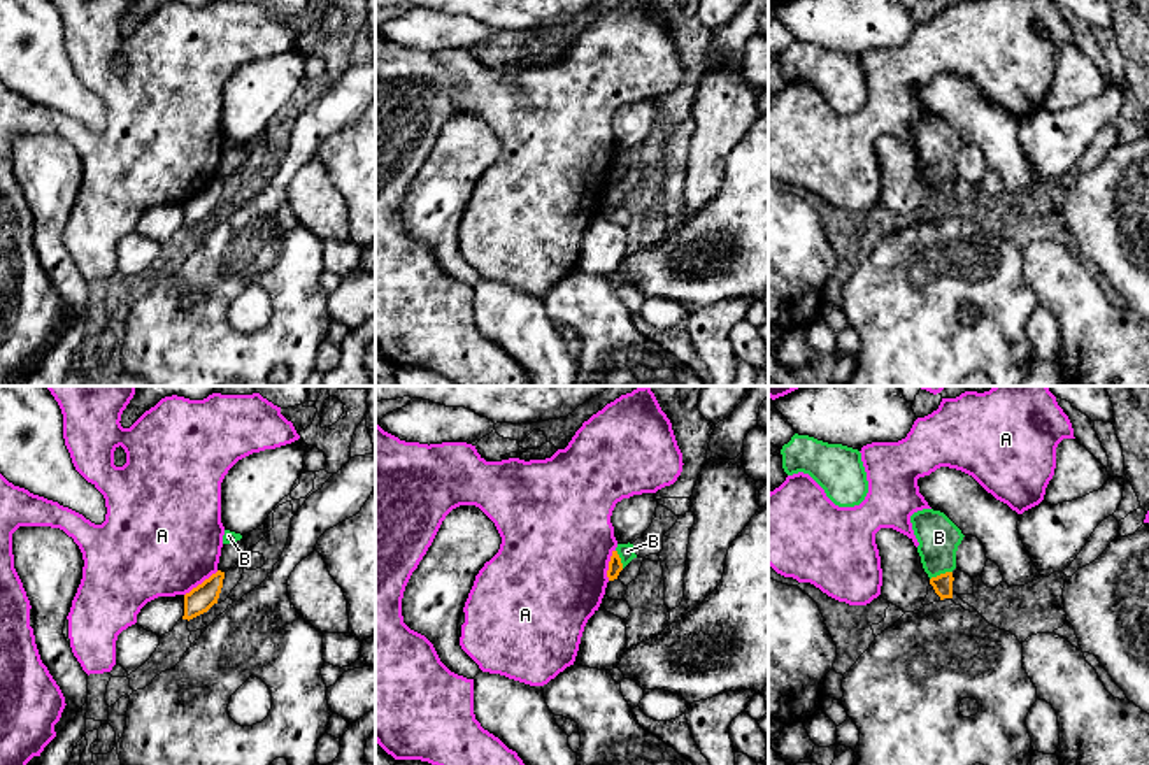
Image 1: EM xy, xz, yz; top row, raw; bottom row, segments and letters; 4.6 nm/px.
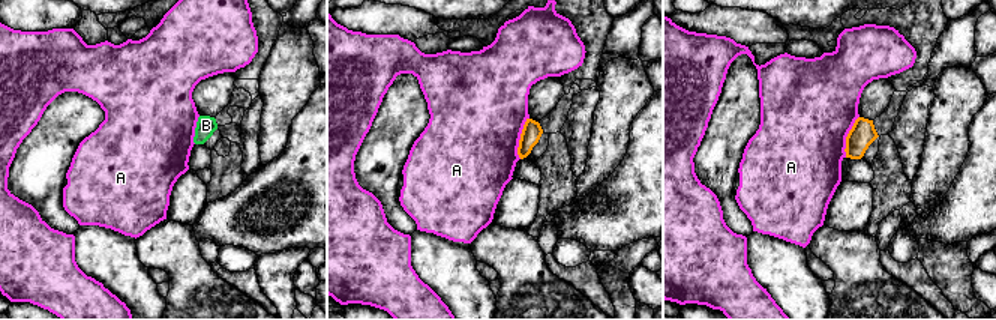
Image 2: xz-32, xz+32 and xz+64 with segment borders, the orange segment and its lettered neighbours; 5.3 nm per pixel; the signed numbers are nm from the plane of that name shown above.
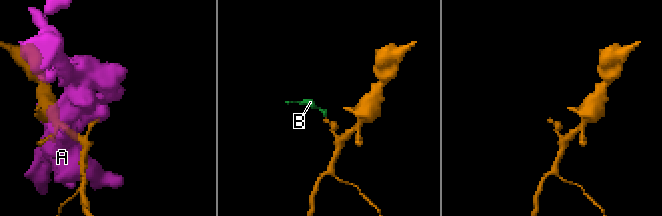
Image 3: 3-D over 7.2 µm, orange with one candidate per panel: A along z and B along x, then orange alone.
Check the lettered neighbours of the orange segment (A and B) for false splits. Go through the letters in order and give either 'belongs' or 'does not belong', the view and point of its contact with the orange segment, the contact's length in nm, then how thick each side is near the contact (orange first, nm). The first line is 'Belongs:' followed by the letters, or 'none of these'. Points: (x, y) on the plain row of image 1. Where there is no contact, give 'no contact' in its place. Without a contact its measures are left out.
Belongs: none of these
A: does not belong; meets orange in xy at (202, 190); contact 200 nm long; 120 nm thick on the orange side, 500 nm on the other
B: does not belong; meets orange in yz at (941, 181); contact 110 nm long; 90 nm thick on the orange side, 190 nm on the other

